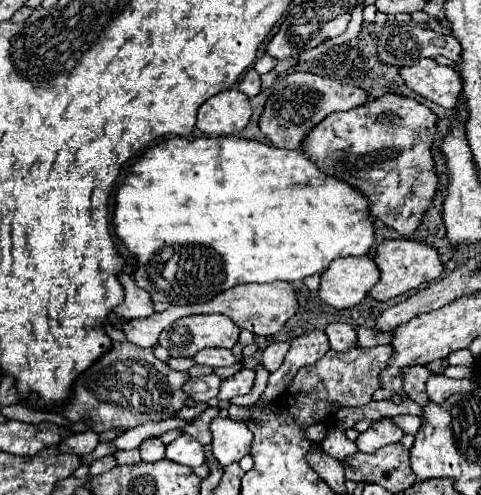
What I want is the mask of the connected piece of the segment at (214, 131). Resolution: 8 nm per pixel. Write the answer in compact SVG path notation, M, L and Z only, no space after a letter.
M225 89L199 107L197 129L209 137L235 135L251 119L249 97L239 89Z

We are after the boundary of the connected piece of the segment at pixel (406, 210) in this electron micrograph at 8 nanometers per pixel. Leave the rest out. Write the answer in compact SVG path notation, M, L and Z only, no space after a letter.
M387 93L351 111L329 115L307 135L303 153L327 175L361 189L371 199L371 213L379 221L411 237L421 227L439 185L431 151L435 135L437 115L429 107L411 97Z

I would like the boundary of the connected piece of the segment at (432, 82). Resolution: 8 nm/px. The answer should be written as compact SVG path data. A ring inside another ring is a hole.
M421 59L417 65L403 67L399 73L409 89L417 91L437 105L455 109L459 103L463 85L459 73L453 67L437 65L433 59Z

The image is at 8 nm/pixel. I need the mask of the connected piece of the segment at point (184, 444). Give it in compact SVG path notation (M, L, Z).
M183 433L173 443L167 445L167 459L187 465L187 467L199 467L207 461L205 447L191 435Z

